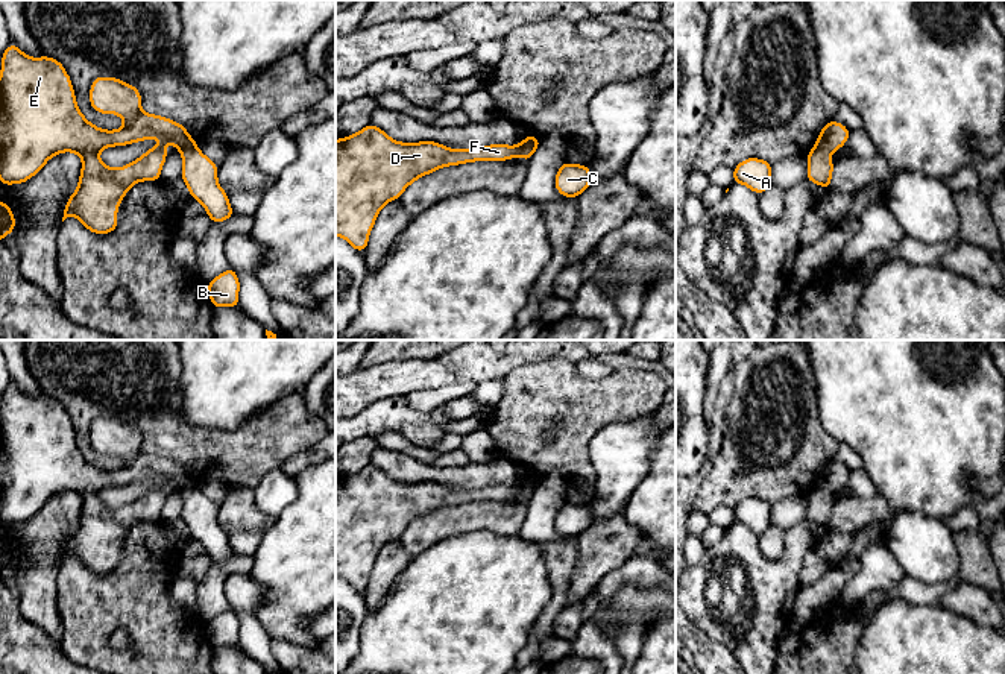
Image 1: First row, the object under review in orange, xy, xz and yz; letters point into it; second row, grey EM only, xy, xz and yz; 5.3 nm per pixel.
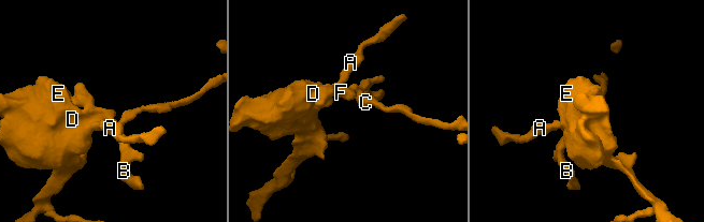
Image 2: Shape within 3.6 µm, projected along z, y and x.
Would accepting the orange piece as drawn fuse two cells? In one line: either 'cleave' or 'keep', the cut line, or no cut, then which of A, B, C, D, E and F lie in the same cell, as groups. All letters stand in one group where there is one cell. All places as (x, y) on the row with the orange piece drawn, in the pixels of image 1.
cleave; cut in xy along (196, 144), (179, 151); A D E F / B C

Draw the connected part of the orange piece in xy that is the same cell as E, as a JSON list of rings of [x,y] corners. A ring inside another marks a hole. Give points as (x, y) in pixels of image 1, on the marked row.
[[[12,41],[2,55],[0,182],[3,185],[23,184],[35,176],[52,156],[62,152],[74,152],[82,158],[82,170],[77,188],[65,203],[62,222],[73,216],[88,231],[105,235],[117,229],[117,209],[131,187],[141,181],[161,179],[161,168],[167,158],[165,138],[179,152],[197,144],[181,123],[161,115],[144,114],[138,88],[117,77],[96,77],[91,82],[90,103],[100,114],[120,115],[124,120],[124,126],[115,131],[105,131],[90,123],[79,111],[71,79],[59,61],[46,55],[43,58],[30,58]],[[147,138],[159,138],[161,141],[124,167],[111,168],[99,158],[99,152],[106,147],[126,146]]]

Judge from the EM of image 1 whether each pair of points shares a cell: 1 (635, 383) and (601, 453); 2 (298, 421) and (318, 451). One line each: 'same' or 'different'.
1: different
2: different

